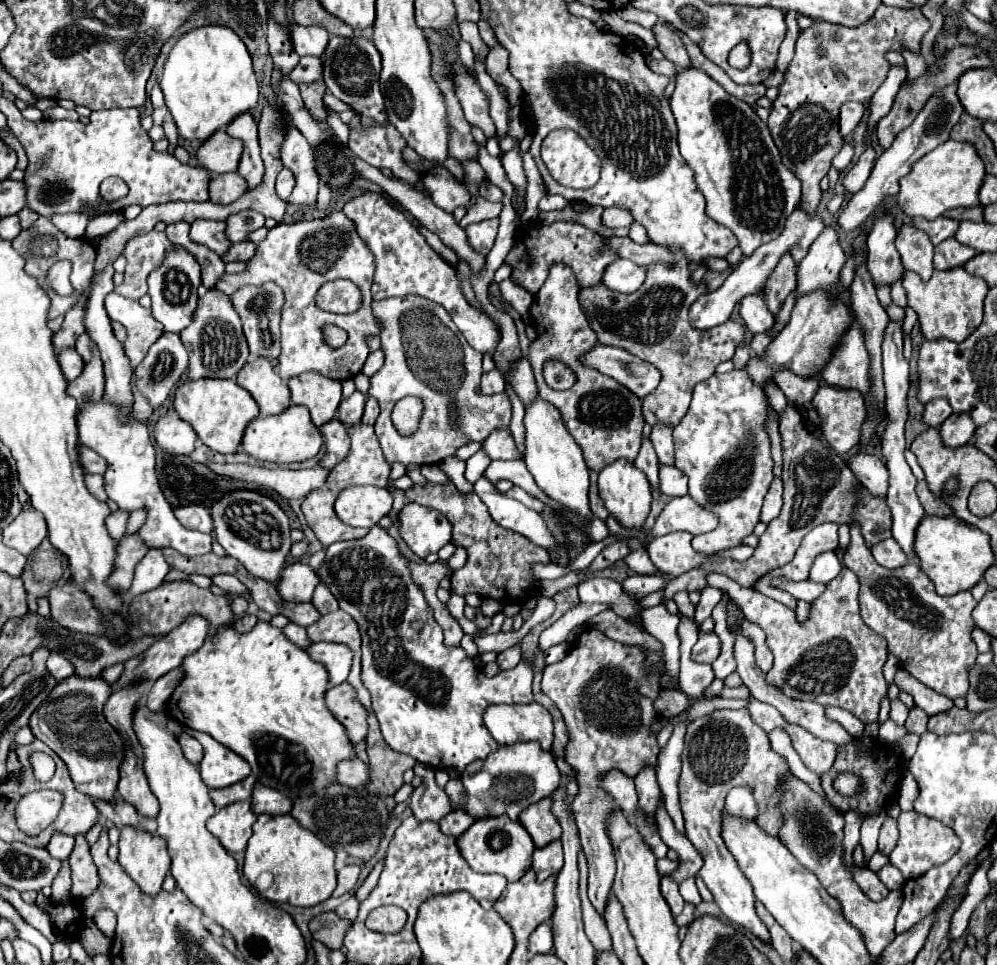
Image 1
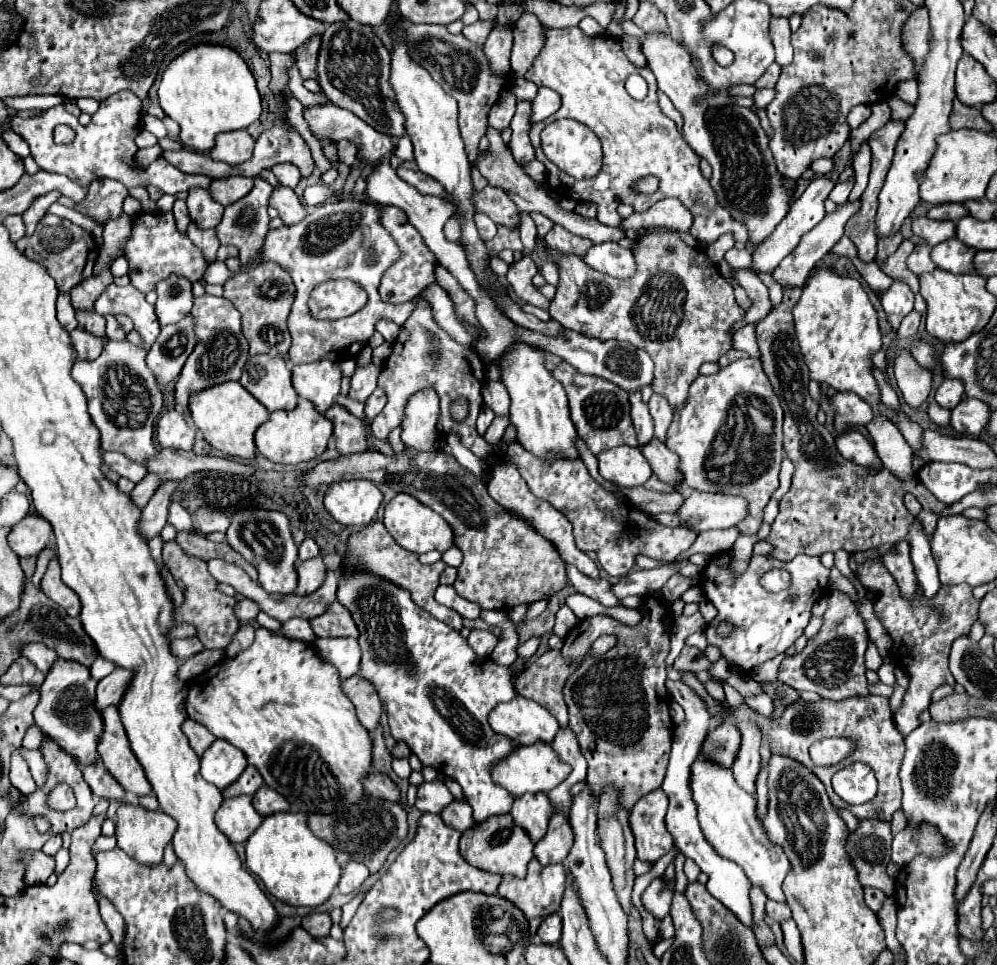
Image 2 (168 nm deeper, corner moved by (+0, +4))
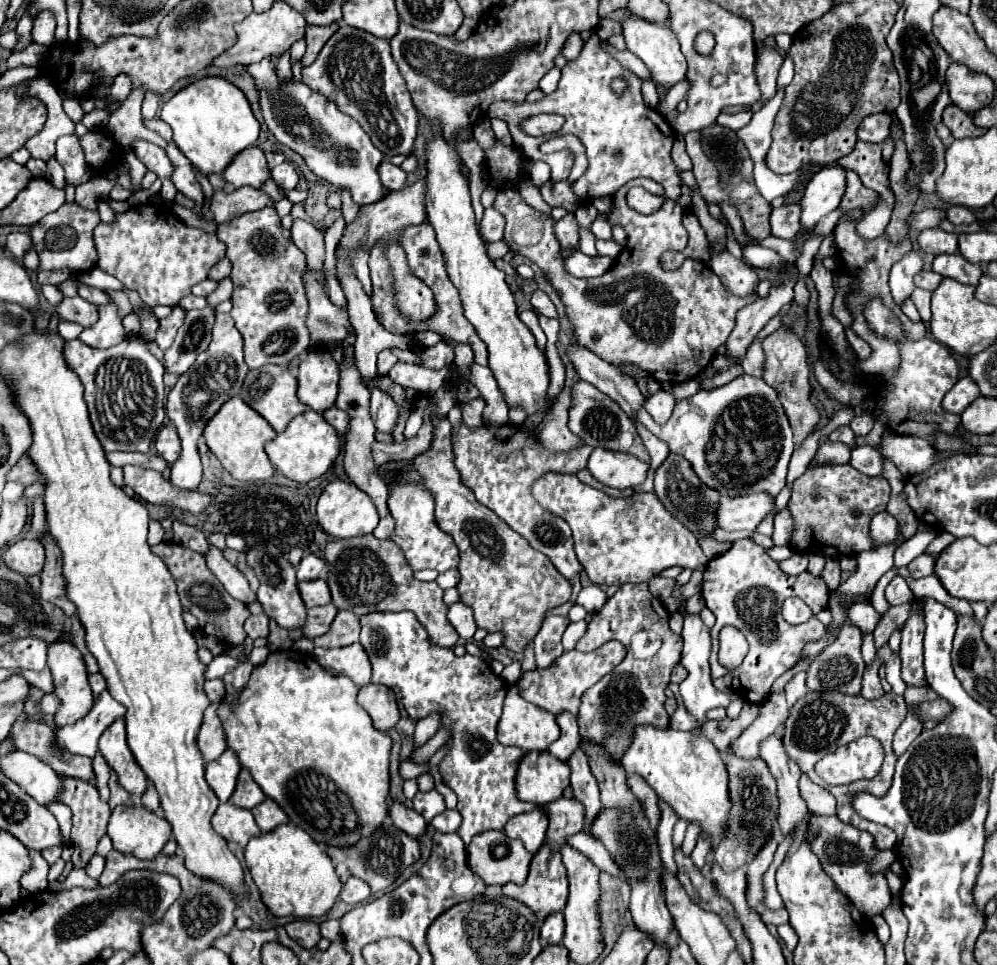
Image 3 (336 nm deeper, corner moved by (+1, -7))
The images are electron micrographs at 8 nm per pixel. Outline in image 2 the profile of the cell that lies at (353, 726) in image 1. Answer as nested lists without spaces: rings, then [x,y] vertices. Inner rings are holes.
[[[358,675],[348,677],[342,681],[342,691],[352,701],[352,705],[356,705],[354,707],[356,717],[362,723],[362,727],[366,727],[368,731],[374,731],[378,727],[378,721],[382,715],[382,703],[380,703],[374,687],[370,685],[370,681],[360,679]]]

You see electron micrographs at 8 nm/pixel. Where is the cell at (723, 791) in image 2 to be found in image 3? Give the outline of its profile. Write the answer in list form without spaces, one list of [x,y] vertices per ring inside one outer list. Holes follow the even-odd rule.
[[[643,724],[641,728],[635,728],[633,740],[623,754],[621,764],[627,774],[641,774],[657,792],[657,796],[673,806],[679,818],[689,822],[697,820],[701,824],[701,832],[711,834],[715,844],[719,842],[725,830],[727,812],[731,810],[727,770],[719,750],[705,736],[693,736],[691,732],[653,728],[651,724]]]

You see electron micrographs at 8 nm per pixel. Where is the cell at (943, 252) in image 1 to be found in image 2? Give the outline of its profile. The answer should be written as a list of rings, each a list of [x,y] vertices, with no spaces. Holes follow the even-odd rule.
[[[956,237],[932,247],[932,261],[948,273],[976,273],[972,265],[974,255],[976,251],[958,241]]]

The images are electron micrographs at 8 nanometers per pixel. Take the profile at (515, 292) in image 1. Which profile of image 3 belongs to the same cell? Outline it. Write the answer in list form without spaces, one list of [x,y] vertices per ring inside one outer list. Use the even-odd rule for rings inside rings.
[[[503,240],[493,242],[493,244],[489,244],[489,248],[487,248],[487,252],[489,252],[489,258],[491,258],[491,260],[493,260],[493,258],[503,258],[509,250],[511,250],[511,248],[509,248]]]

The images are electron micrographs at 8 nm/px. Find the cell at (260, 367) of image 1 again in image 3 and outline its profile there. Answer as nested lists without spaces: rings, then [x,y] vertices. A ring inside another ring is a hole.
[[[265,364],[261,368],[249,370],[241,388],[241,398],[245,404],[257,410],[273,426],[275,432],[283,432],[295,416],[307,410],[307,406],[301,404],[301,400],[297,398],[297,378],[291,376],[287,368],[275,366],[275,364]]]

